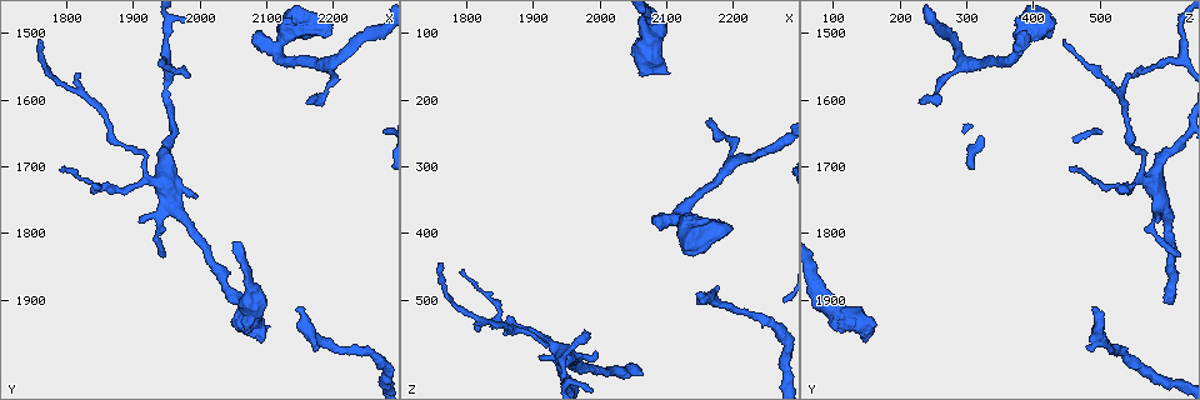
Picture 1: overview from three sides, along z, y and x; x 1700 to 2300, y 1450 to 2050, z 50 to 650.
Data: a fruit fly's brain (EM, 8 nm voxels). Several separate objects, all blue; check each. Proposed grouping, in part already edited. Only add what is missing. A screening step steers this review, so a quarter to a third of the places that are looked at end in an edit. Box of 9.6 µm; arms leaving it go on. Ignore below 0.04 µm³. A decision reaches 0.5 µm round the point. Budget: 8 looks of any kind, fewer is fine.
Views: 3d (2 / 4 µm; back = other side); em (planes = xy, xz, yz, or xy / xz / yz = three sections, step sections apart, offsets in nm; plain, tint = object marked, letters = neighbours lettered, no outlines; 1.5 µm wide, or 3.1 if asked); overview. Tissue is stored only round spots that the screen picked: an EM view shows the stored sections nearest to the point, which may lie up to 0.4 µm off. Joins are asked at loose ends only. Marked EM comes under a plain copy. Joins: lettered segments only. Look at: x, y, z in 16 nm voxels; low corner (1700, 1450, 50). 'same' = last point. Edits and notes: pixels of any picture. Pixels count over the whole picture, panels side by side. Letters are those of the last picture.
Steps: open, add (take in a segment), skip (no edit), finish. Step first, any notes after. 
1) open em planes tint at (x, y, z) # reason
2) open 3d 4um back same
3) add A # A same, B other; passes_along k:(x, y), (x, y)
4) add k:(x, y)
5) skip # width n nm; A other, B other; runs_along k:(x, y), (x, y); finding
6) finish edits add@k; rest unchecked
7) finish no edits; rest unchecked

open em planes letters at (2085, 1495, 385) # free end

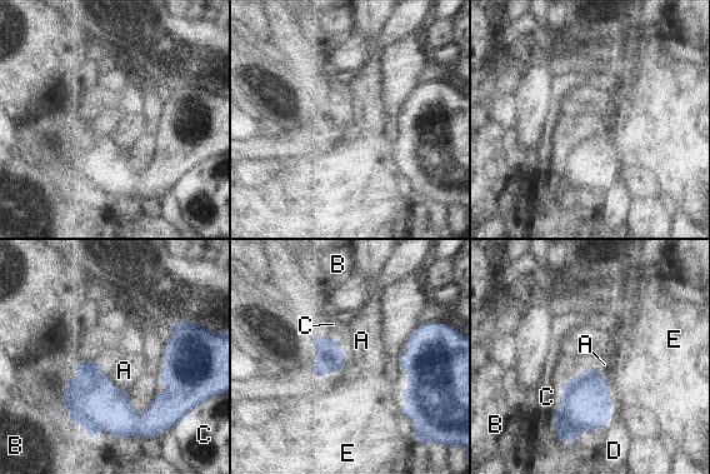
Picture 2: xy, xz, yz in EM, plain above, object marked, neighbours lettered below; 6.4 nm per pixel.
skip # A other, B other, C other, D other, E other; border 2:(564, 383), (594, 368), (611, 403); none of them fits

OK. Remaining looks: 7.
open 3d 2um at (2170, 1605, 230) # free end

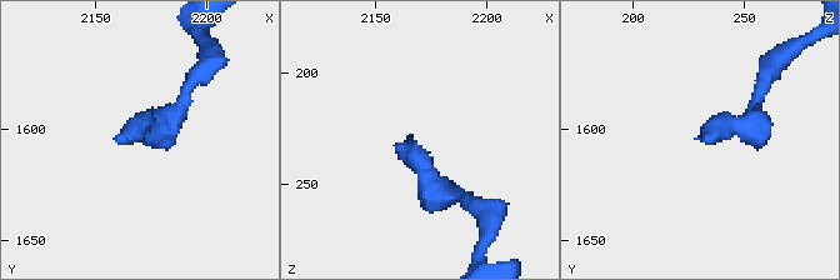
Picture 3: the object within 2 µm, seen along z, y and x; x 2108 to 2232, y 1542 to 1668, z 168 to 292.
open em xz step 8 letters at (2167, 1604, 229)

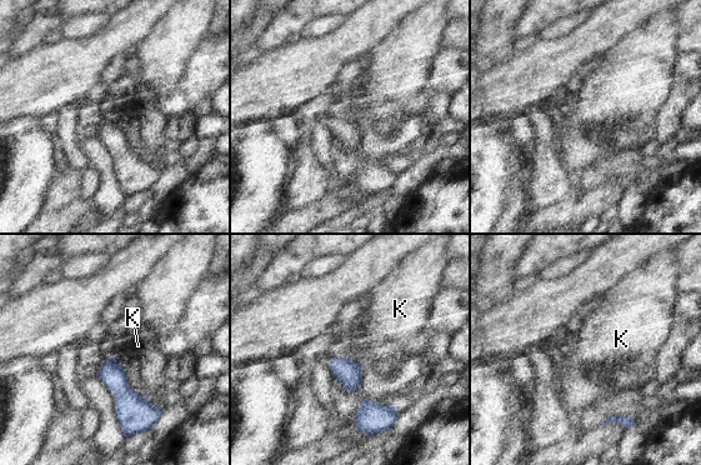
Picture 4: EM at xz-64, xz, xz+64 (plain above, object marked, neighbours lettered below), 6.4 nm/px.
skip # width 160 nm; K other; border 4:(348, 354), (351, 360), (357, 363); none of them fits

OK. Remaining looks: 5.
open em planes tint at (2060, 1900, 610) # long arm stops here

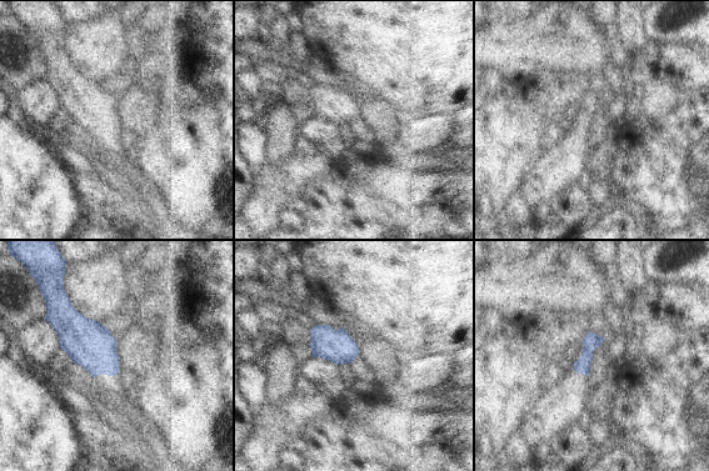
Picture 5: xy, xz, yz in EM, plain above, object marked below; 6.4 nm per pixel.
open em planes letters same

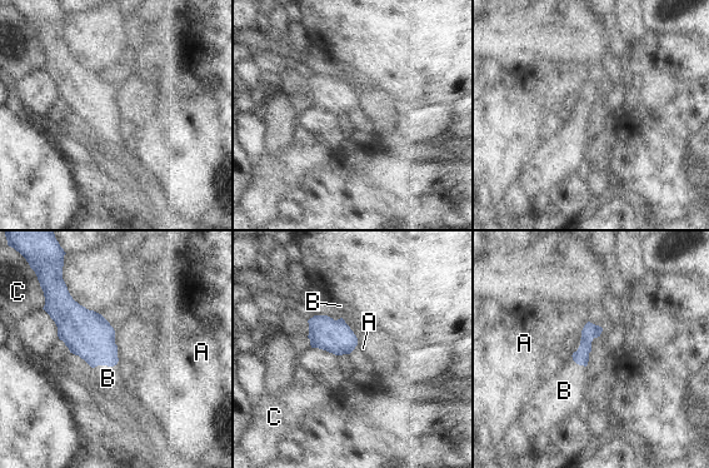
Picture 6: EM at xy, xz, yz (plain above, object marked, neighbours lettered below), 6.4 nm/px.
add B # A other, B same, C other; passes_along 6:(86, 333), (105, 364), (108, 378); it goes on there

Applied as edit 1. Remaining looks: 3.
finish edits add@6; rest unchecked

